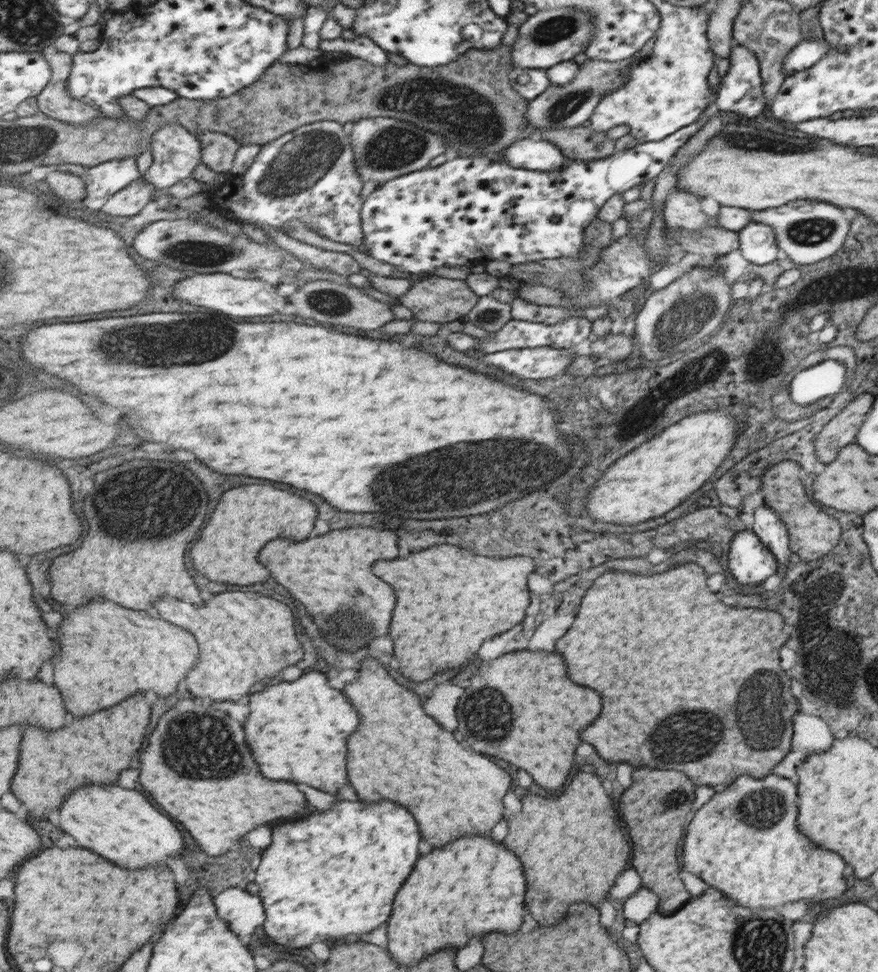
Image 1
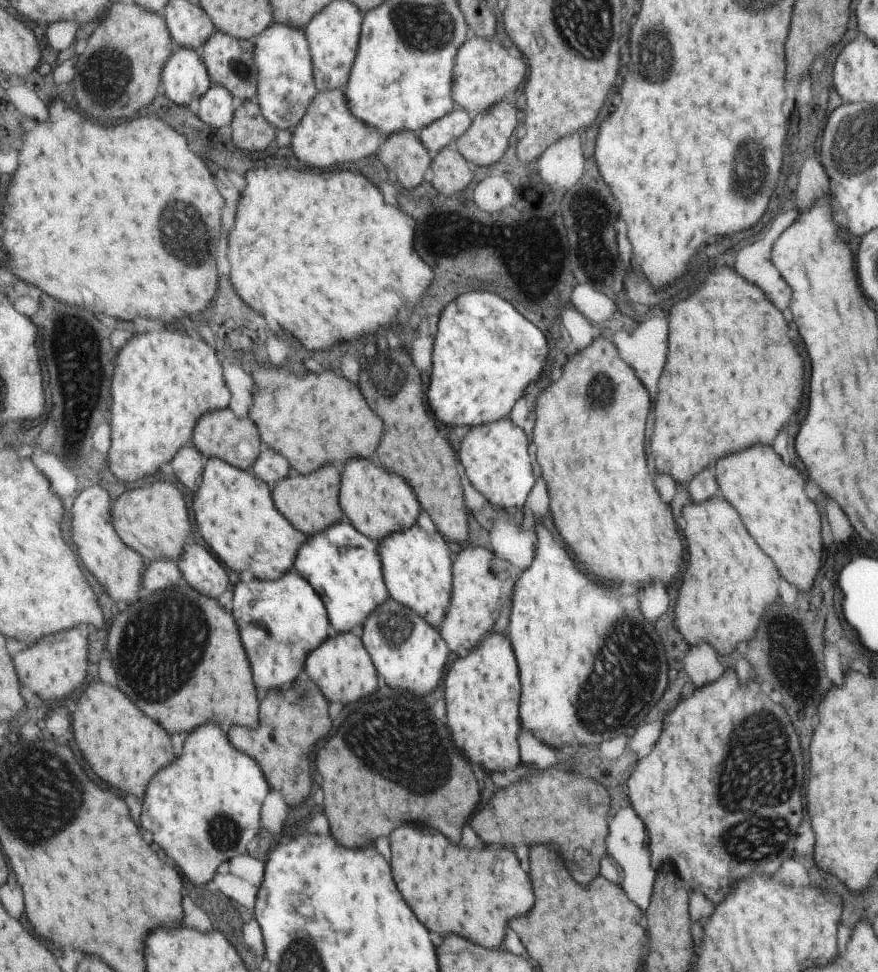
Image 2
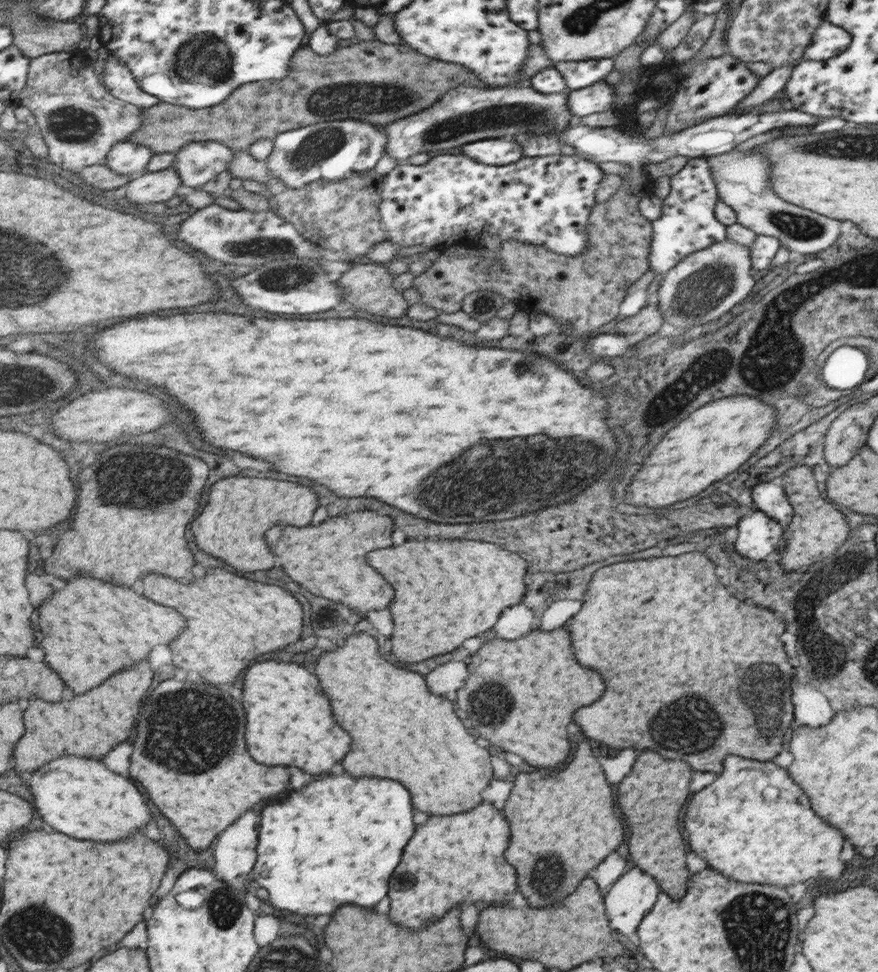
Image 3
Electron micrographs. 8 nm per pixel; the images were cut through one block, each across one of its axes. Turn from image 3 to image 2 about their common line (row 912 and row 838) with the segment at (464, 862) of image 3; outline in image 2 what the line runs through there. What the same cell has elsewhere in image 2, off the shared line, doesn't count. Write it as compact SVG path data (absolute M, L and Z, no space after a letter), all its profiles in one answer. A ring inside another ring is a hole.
M398 828L390 834L390 846L392 846L392 874L394 882L400 890L400 894L406 898L408 904L412 904L412 912L416 918L428 928L442 936L446 934L458 934L462 938L470 938L474 944L484 948L500 948L506 926L512 918L524 916L534 906L534 894L528 874L520 868L518 858L512 850L500 848L482 848L480 850L464 850L458 846L452 846L440 832L428 830L428 828Z

